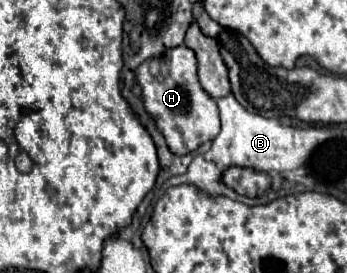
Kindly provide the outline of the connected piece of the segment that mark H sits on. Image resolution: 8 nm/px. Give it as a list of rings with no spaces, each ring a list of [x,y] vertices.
[[[179,45],[167,49],[161,57],[157,57],[157,61],[159,67],[149,67],[149,61],[137,67],[137,81],[143,91],[145,109],[155,119],[159,131],[163,131],[171,151],[175,155],[185,155],[219,133],[219,107],[217,101],[201,87],[197,79],[197,57],[189,47]]]

